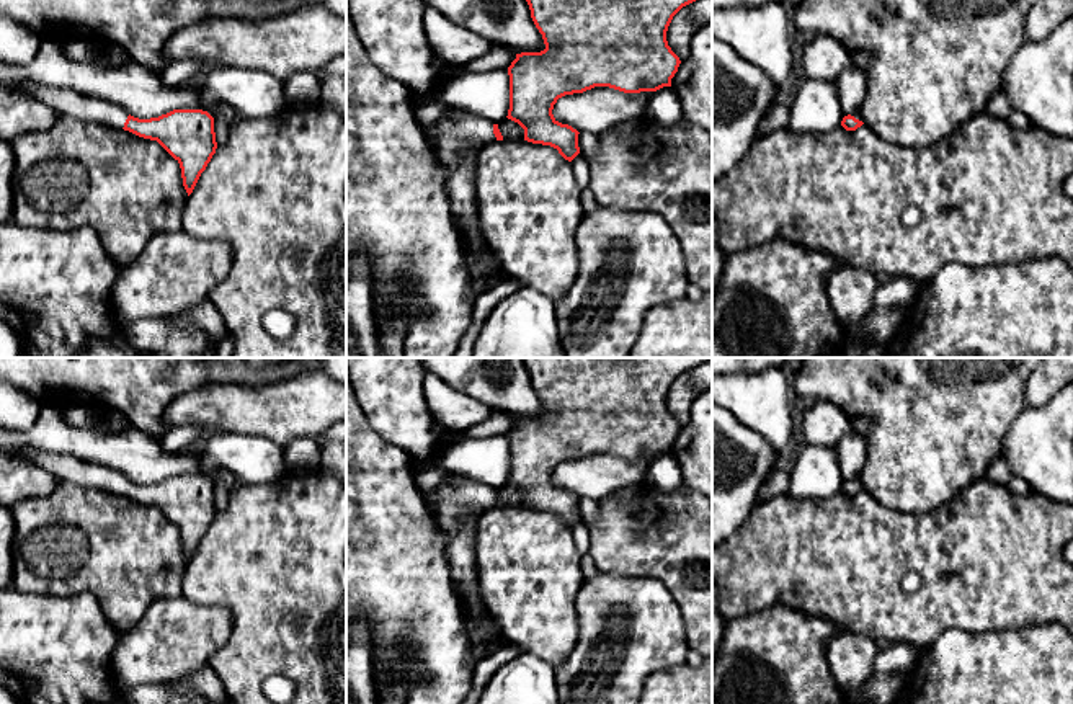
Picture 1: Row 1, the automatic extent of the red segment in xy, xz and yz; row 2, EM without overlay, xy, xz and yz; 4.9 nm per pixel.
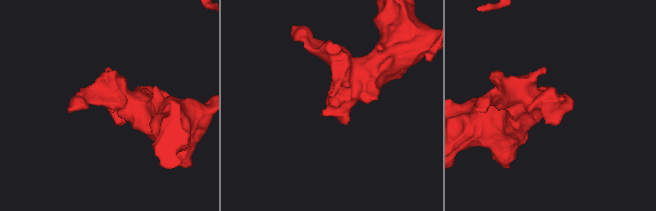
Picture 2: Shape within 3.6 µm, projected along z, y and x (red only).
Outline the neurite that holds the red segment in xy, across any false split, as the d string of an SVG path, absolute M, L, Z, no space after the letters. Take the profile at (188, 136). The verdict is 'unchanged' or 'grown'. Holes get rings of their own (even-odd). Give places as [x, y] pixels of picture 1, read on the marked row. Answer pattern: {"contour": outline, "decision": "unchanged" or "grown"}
{"contour": "M31 82L8 87L34 95L54 108L57 116L106 124L157 140L180 163L188 196L217 149L214 118L203 109L173 109L158 118L139 119L113 101L83 96L65 88L42 87Z", "decision": "grown"}

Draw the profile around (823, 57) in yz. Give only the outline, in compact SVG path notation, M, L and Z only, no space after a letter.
M817 34L804 44L802 69L807 78L835 83L851 64L851 52L833 36Z

